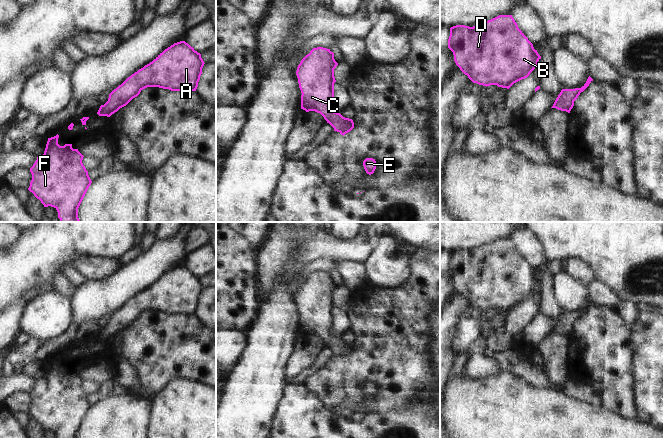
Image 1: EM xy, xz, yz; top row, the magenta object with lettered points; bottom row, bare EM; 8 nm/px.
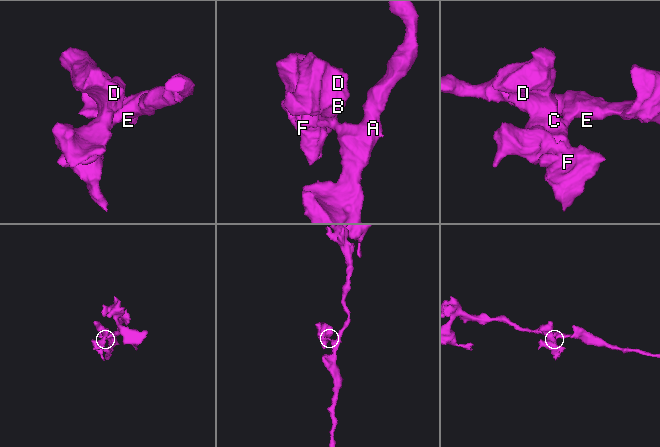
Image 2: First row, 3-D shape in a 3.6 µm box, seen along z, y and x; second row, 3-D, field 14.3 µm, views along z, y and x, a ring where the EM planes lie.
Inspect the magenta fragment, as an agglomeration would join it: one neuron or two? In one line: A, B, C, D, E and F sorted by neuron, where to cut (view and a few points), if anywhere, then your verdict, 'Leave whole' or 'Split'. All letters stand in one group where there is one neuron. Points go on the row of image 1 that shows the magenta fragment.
Groups: A B C D E F. No split. Leave whole

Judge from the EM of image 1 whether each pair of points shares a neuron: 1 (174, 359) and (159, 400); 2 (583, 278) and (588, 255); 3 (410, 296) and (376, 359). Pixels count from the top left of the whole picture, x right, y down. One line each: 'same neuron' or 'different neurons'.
1: different neurons
2: different neurons
3: same neuron

